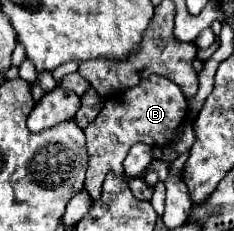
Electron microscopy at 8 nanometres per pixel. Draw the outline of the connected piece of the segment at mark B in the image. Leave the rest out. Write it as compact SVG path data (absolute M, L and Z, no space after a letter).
M149 76L141 84L129 88L127 92L107 98L99 116L85 128L87 152L89 152L85 190L91 194L91 198L97 200L101 196L101 186L109 172L115 172L117 176L123 174L123 160L127 156L127 150L135 142L145 142L149 146L159 148L169 146L185 114L187 114L185 94L175 82L163 76Z

